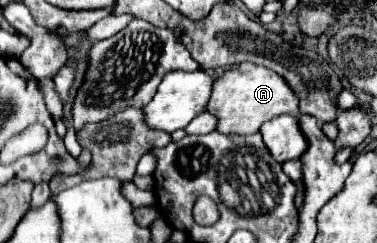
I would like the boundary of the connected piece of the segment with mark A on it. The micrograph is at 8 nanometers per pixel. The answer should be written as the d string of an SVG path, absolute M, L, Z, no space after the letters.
M243 63L243 71L233 67L213 81L207 111L217 117L217 133L251 135L257 133L259 127L273 117L279 117L283 113L293 117L299 115L299 101L281 75L255 63Z

